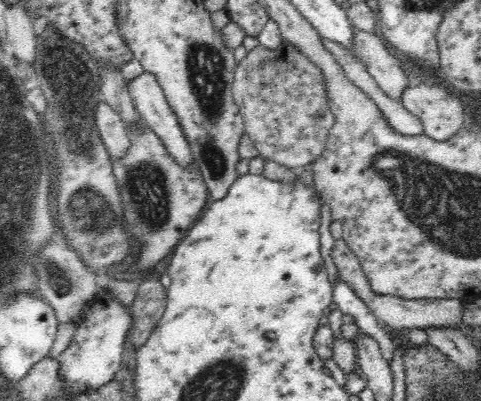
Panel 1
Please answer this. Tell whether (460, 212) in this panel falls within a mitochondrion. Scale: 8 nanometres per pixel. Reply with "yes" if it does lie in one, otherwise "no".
yes

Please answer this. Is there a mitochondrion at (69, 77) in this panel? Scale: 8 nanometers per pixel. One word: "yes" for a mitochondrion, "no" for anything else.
yes

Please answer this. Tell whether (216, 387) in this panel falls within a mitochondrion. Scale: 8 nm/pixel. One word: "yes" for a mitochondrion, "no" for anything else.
yes

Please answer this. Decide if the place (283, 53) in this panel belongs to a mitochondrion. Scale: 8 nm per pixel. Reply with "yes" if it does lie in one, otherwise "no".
no

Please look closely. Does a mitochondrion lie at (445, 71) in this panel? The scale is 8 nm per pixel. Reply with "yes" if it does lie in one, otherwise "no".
no

